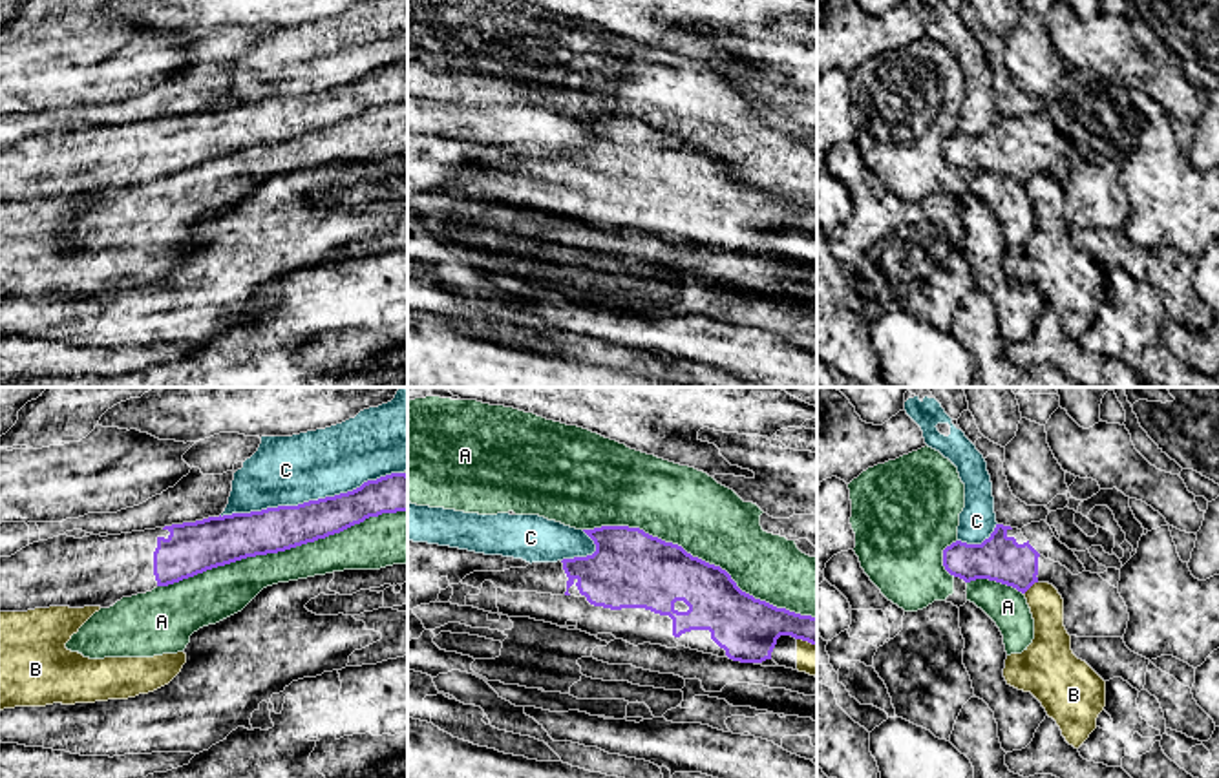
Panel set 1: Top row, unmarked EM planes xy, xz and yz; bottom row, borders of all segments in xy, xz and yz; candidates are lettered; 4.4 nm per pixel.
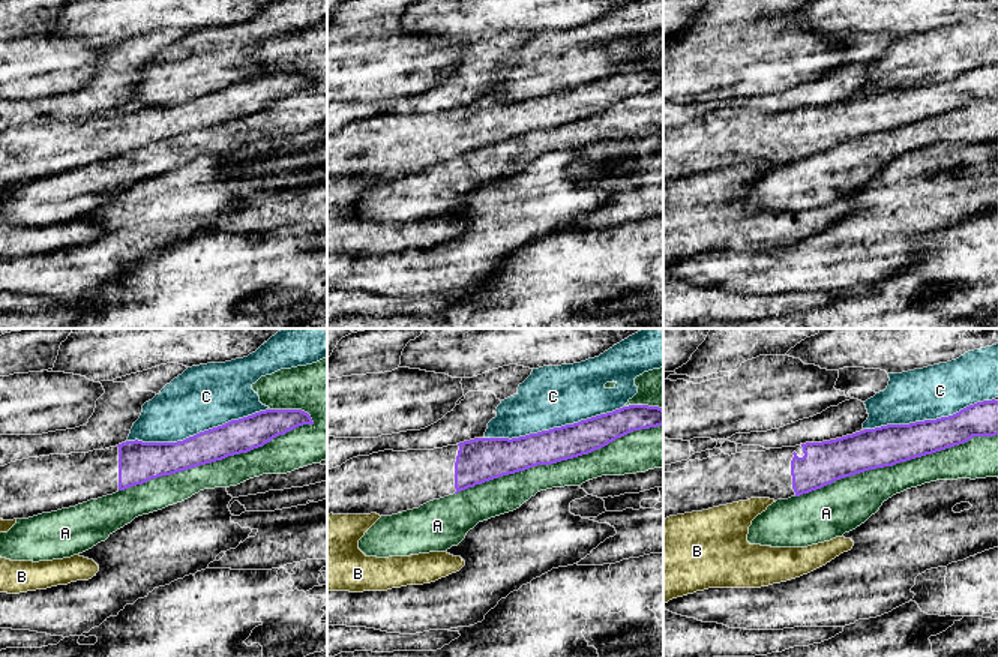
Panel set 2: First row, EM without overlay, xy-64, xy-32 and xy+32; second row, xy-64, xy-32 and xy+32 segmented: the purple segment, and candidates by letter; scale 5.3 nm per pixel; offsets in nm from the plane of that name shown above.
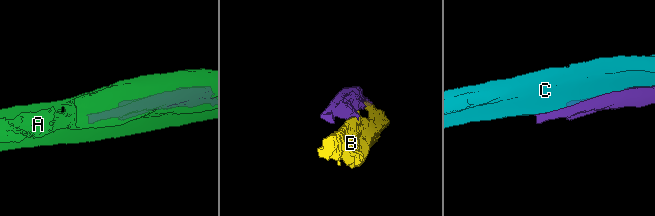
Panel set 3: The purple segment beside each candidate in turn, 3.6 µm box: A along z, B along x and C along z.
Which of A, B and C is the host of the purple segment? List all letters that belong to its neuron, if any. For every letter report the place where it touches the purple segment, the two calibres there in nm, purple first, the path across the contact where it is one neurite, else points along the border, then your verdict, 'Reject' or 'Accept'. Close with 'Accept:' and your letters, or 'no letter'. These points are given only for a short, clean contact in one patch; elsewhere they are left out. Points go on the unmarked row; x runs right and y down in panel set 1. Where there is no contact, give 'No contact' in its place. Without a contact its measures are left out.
A: Touches purple at xy (282, 141). Thickness 200 nm (purple) against 190 nm. Reject
B: Touches purple at yz (1029, 178). Thickness 200 nm (purple) against 150 nm. Reject
C: Touches purple at xy (311, 92). Thickness 200 nm (purple) against 300 nm. Reject
Accept: no letter

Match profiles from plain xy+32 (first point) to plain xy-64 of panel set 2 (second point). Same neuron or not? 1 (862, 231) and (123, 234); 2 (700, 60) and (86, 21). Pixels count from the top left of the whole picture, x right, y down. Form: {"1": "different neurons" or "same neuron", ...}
{"1": "same neuron", "2": "different neurons"}

